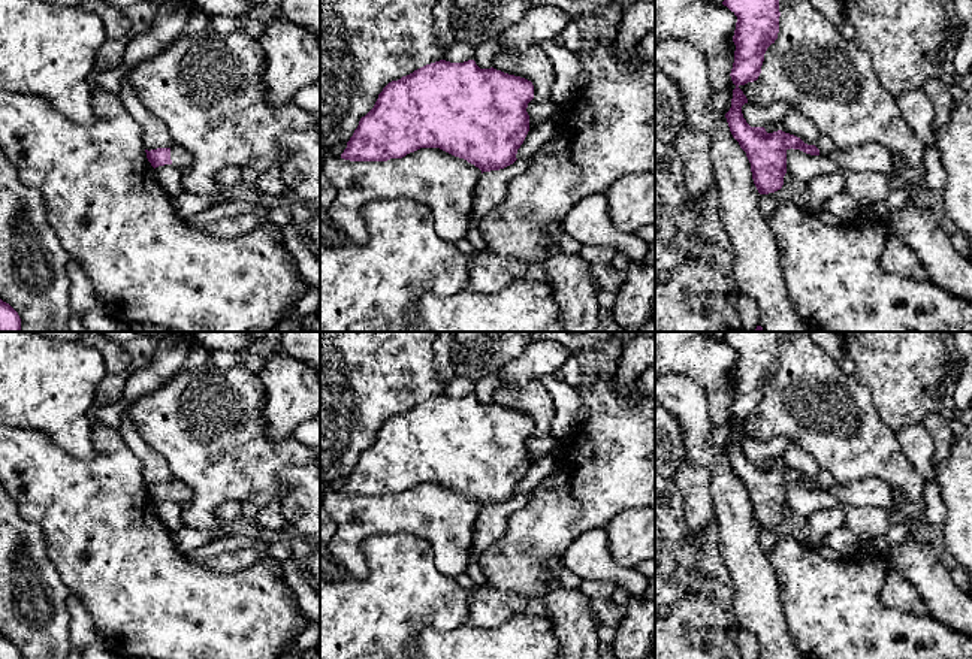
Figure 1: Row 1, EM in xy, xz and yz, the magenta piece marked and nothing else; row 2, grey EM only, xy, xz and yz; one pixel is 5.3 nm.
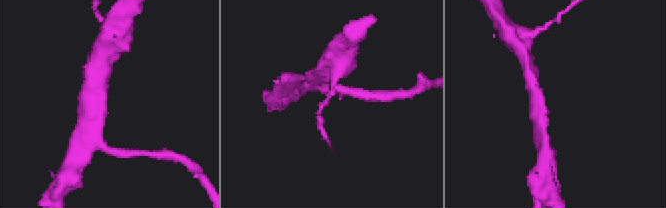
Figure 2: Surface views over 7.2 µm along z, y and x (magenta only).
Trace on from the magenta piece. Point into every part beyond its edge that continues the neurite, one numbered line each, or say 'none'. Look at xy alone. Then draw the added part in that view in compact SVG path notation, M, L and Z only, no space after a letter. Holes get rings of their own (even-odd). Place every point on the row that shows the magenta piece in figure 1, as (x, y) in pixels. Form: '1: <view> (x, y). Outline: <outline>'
1: xy (181, 159). Outline: M178 145L170 148L172 166L179 170L190 169L193 164L193 157L187 149L179 148Z

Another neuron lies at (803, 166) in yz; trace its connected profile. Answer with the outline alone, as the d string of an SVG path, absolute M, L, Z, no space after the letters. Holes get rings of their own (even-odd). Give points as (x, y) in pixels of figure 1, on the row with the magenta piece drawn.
M787 149L787 172L802 182L808 182L822 173L840 170L836 155L810 155L800 149Z

